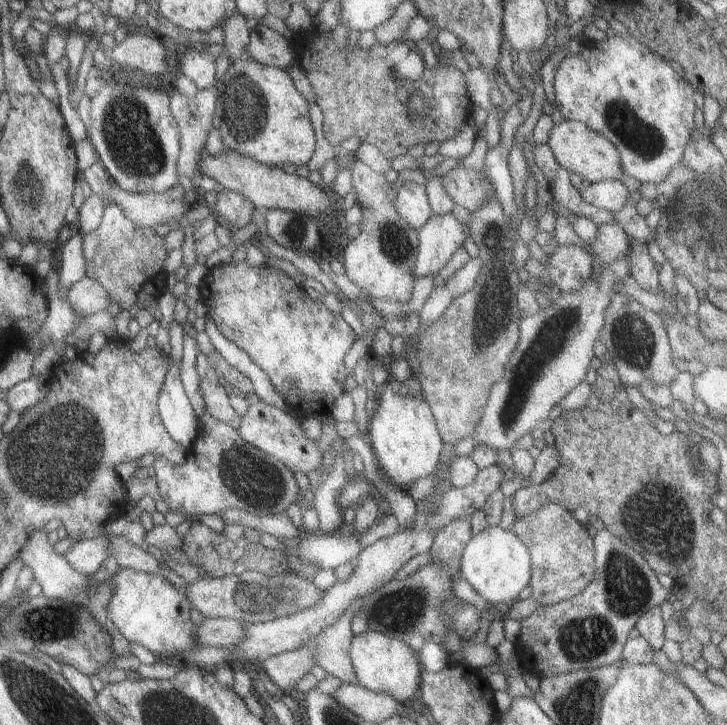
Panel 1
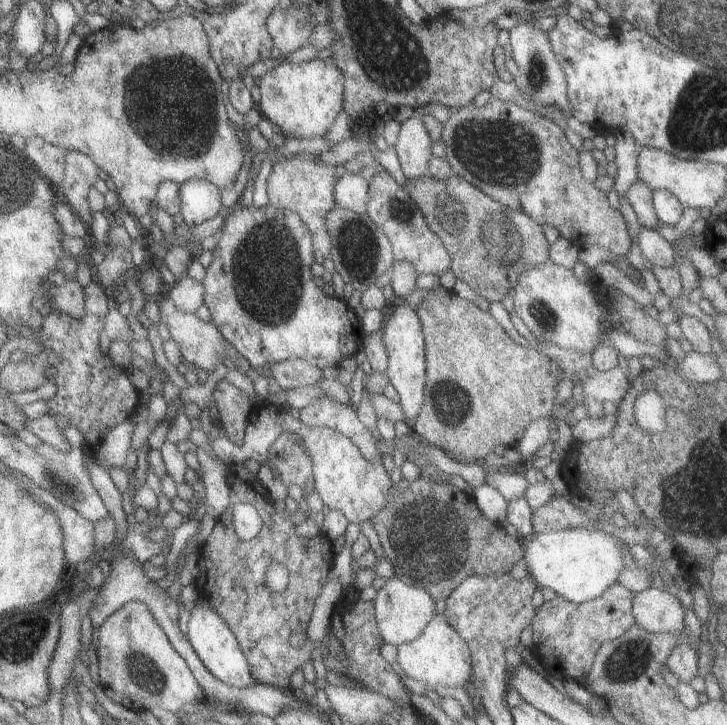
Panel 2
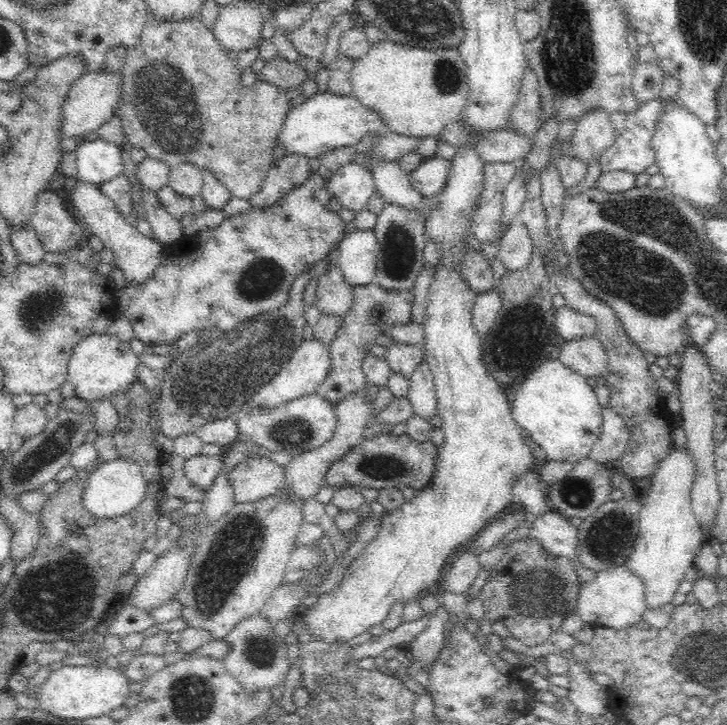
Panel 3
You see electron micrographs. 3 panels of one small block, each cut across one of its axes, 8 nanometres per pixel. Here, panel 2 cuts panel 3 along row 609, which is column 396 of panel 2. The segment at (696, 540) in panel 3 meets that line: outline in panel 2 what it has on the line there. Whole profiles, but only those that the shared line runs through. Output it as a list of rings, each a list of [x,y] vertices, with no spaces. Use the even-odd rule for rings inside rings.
[[[436,614],[425,624],[425,628],[413,640],[397,645],[395,662],[400,668],[400,674],[421,682],[427,688],[434,689],[436,686],[451,688],[463,688],[465,682],[469,682],[471,672],[471,654],[467,650],[467,644],[457,636],[445,622],[443,614]]]

